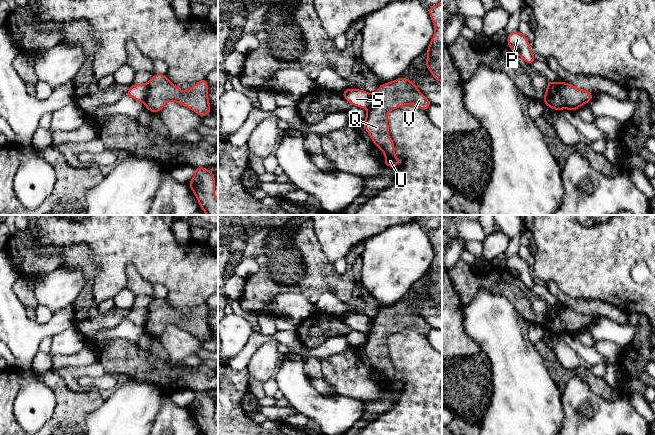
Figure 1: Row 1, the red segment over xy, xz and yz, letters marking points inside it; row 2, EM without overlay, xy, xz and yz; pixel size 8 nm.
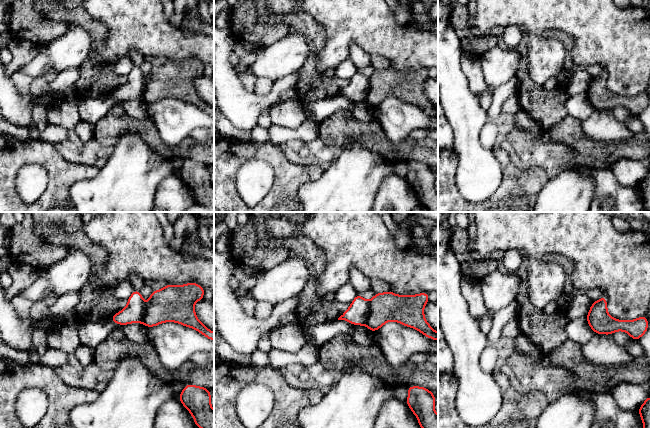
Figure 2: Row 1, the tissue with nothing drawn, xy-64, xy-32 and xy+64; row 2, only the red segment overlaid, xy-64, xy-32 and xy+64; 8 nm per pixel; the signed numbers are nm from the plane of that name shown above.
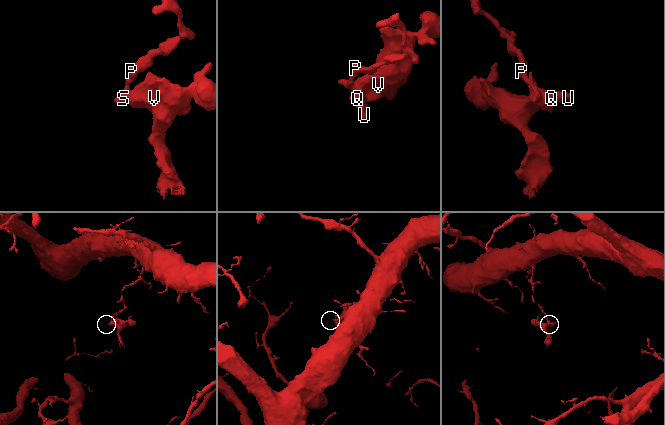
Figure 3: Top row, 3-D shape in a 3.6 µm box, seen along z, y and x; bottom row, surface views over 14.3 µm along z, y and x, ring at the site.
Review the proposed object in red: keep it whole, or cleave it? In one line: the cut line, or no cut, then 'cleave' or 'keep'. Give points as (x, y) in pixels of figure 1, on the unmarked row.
cut in xy along (147, 308), (147, 319), (143, 325); cleave

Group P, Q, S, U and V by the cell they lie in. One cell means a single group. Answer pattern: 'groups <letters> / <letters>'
groups P S / Q U V

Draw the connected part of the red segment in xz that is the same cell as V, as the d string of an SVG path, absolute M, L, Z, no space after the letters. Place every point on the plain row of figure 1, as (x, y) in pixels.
M399 301L392 306L384 307L373 318L372 328L362 347L374 369L385 378L385 391L401 389L399 382L394 379L395 368L388 360L388 336L407 328L415 329L424 335L432 329L416 308L407 302Z

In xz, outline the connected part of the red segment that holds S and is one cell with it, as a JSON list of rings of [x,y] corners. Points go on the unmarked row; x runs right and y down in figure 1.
[[[349,312],[341,316],[341,319],[352,329],[360,332],[369,332],[372,328],[373,318],[364,314]]]

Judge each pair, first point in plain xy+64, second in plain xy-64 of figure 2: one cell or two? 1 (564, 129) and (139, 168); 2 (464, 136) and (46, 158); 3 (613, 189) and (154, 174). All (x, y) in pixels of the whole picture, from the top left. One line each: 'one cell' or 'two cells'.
1: two cells
2: two cells
3: two cells

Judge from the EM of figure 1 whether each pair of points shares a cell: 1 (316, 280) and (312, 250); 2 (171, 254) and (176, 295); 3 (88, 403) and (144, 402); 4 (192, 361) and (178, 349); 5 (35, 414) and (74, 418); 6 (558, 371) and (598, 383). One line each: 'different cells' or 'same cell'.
1: same cell
2: same cell
3: different cells
4: different cells
5: different cells
6: same cell

